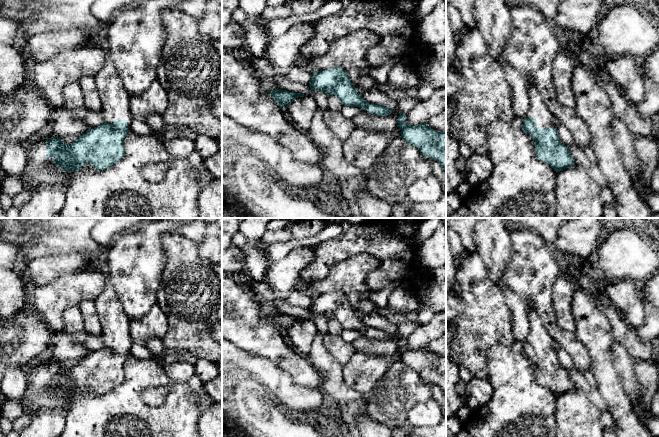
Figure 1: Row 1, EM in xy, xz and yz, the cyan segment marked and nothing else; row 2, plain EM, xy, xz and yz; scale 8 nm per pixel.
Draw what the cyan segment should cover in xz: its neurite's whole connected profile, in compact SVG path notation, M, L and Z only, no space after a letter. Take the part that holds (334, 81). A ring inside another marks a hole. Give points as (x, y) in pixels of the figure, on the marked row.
M341 67L313 72L309 86L314 91L324 91L327 95L337 96L344 106L369 110L371 114L377 116L387 116L392 113L392 110L381 105L369 105L352 85L347 71Z

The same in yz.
M525 80L530 105L523 119L522 130L535 140L535 155L548 163L556 172L563 171L575 164L568 146L563 144L552 124L553 115L543 101L535 83Z

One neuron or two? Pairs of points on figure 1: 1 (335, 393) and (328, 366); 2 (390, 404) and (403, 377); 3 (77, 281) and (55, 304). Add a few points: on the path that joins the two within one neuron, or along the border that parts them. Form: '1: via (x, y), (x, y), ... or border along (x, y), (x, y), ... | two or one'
1: via (334, 386), (331, 373) | one
2: via (393, 397), (400, 388), (400, 384) | one
3: via (71, 287), (60, 298) | one

